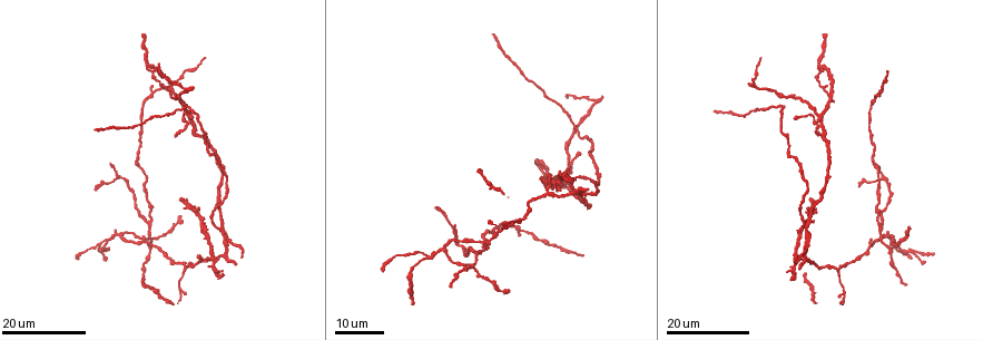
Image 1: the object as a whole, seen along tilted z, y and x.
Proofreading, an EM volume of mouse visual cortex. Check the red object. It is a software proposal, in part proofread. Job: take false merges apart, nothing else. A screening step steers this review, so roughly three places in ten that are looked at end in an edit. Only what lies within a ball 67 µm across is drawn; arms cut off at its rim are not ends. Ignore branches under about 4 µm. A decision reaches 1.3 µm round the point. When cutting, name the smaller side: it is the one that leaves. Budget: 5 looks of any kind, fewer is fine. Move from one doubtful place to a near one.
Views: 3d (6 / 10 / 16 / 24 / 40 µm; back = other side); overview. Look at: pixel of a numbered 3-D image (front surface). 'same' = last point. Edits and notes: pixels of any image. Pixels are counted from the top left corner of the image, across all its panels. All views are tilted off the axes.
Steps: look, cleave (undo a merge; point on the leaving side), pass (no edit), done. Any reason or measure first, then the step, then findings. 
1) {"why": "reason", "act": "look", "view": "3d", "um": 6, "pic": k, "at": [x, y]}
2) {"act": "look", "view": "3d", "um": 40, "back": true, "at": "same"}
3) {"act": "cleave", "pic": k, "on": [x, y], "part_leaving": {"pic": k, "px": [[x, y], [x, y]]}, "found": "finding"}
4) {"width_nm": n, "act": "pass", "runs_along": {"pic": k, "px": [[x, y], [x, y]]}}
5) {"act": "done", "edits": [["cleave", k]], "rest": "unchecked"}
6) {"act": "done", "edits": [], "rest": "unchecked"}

{"why": "four-way junction", "act": "look", "view": "3d", "um": 16, "pic": 1, "at": [820, 126]}

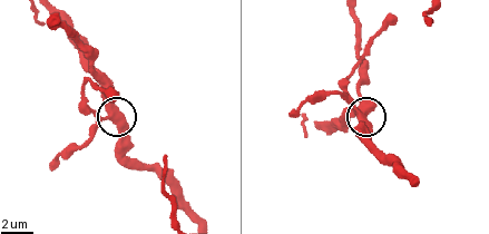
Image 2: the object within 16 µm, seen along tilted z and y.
{"act": "look", "view": "3d", "um": 6, "pic": 2, "at": [357, 112]}

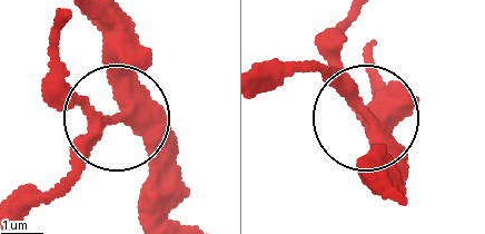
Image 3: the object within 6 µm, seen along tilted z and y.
{"act": "pass", "runs_along": {"pic": 3, "px": [[180, 217], [161, 156], [50, 75]]}, "found": "all the same neuron"}

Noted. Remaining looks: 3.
{"why": "arms part here", "act": "look", "view": "3d", "um": 24, "pic": 1, "at": [879, 225]}

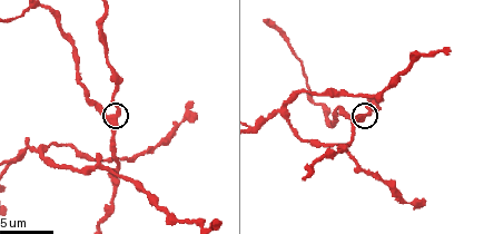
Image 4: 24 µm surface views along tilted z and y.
{"act": "look", "view": "3d", "um": 6, "pic": 4, "at": [114, 117]}

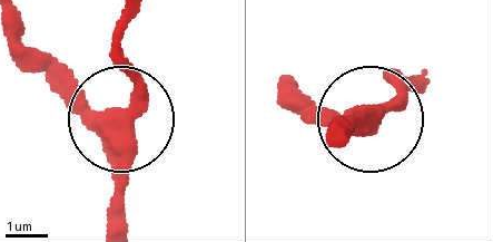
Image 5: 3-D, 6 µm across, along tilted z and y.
{"act": "look", "view": "3d", "um": 6, "back": true, "pic": 5, "at": [119, 119]}

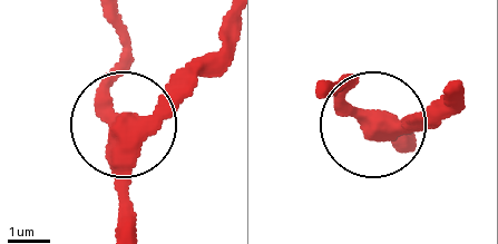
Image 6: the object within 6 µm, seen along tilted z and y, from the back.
{"width_nm": 410, "act": "pass", "runs_along": {"pic": 6, "px": [[119, 231], [121, 137], [202, 54]]}, "found": "all the same neuron"}

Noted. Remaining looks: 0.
{"act": "done", "edits": [], "rest": "unchecked"}

